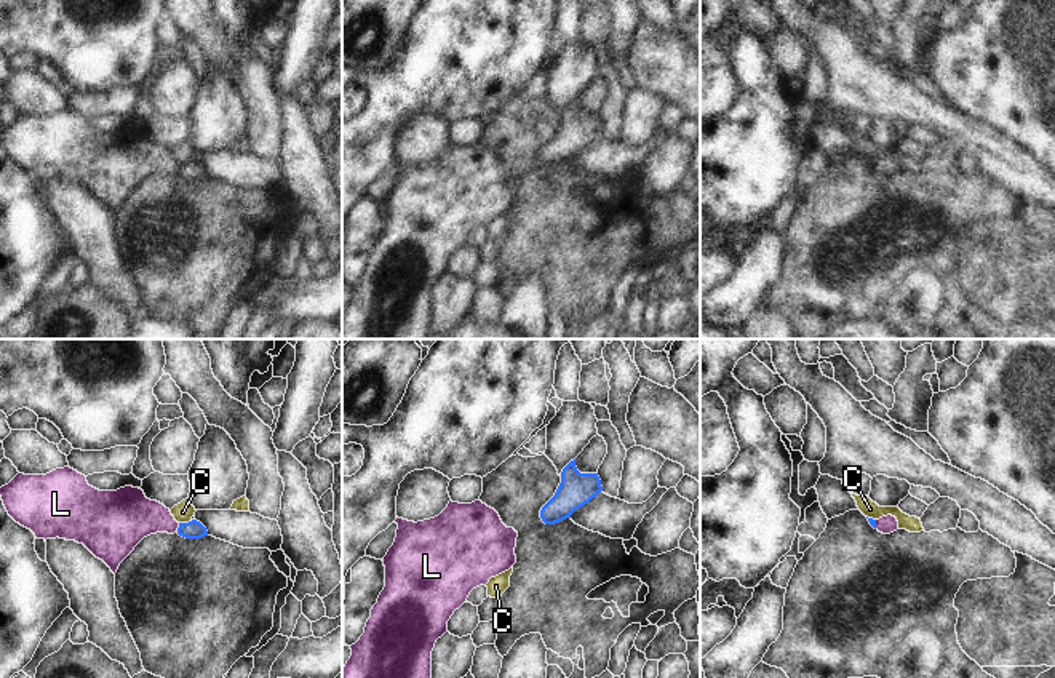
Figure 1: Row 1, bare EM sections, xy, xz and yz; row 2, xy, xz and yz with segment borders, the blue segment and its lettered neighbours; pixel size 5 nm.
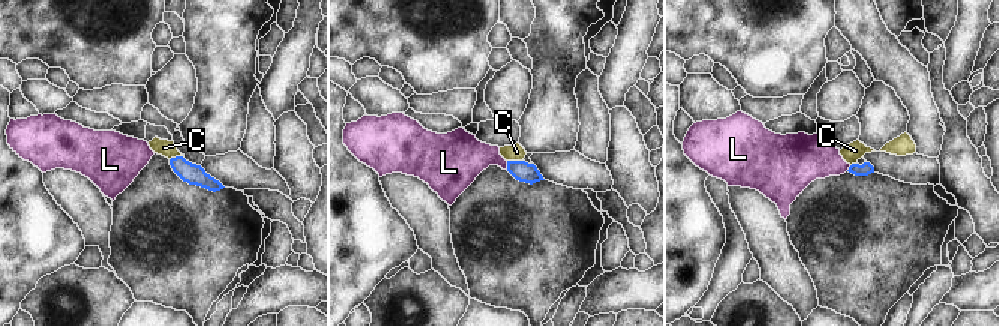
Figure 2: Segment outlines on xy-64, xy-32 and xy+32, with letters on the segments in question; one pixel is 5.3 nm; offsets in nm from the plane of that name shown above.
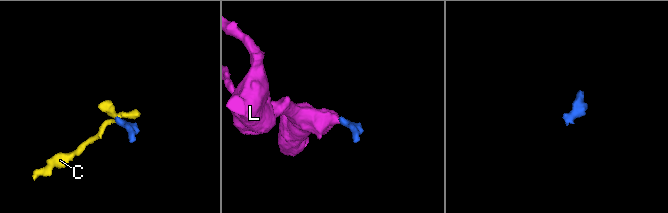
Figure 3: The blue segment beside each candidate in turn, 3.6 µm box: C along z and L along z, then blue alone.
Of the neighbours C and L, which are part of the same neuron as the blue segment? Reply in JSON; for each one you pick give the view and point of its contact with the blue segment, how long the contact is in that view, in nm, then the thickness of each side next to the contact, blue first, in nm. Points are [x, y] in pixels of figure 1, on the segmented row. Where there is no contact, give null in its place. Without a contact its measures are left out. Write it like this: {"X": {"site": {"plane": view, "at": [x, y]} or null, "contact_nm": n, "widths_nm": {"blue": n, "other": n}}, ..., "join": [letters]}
{"join": []}

